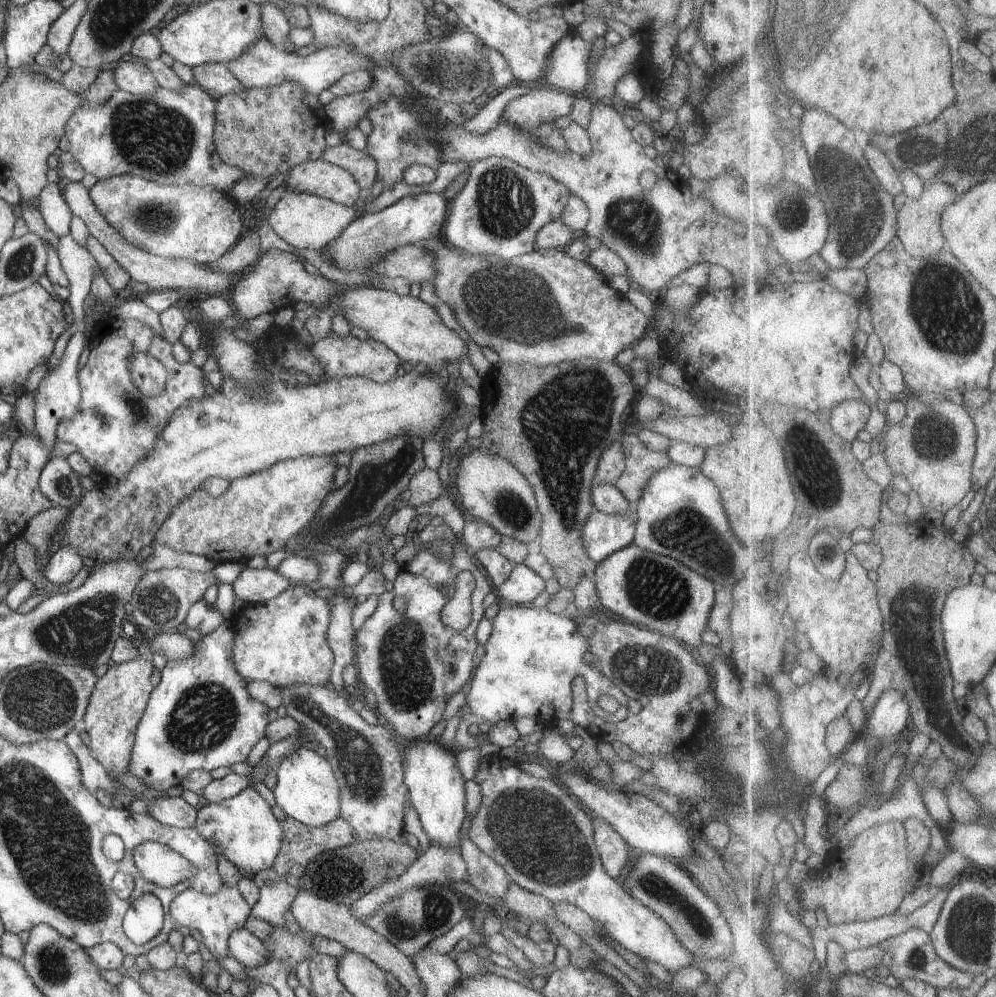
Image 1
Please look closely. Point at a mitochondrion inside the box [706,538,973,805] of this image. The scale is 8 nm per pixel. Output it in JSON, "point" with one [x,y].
{"point":[908,619]}

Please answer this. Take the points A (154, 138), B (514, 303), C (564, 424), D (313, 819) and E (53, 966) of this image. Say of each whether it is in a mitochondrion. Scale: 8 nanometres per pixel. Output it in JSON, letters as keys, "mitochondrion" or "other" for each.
{"A":"mitochondrion","B":"mitochondrion","C":"mitochondrion","D":"other","E":"mitochondrion"}

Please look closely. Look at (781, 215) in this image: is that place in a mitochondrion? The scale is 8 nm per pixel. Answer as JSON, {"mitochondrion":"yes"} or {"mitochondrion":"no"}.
{"mitochondrion":"yes"}

